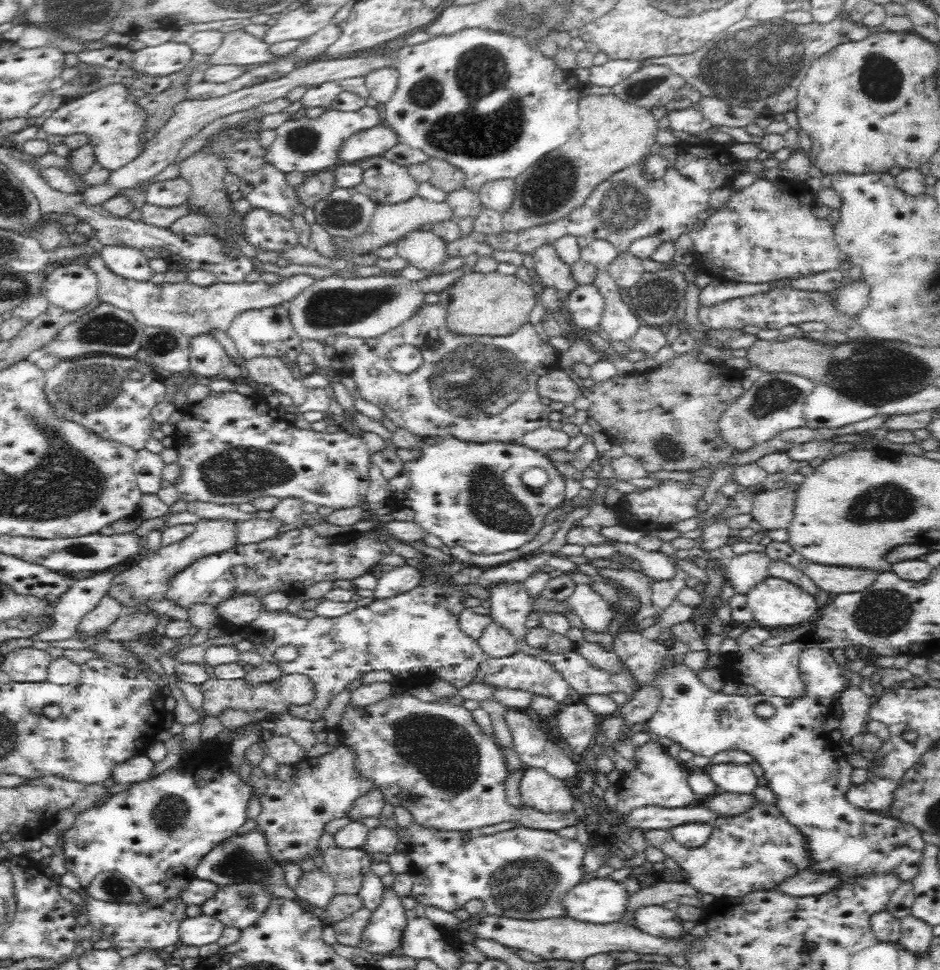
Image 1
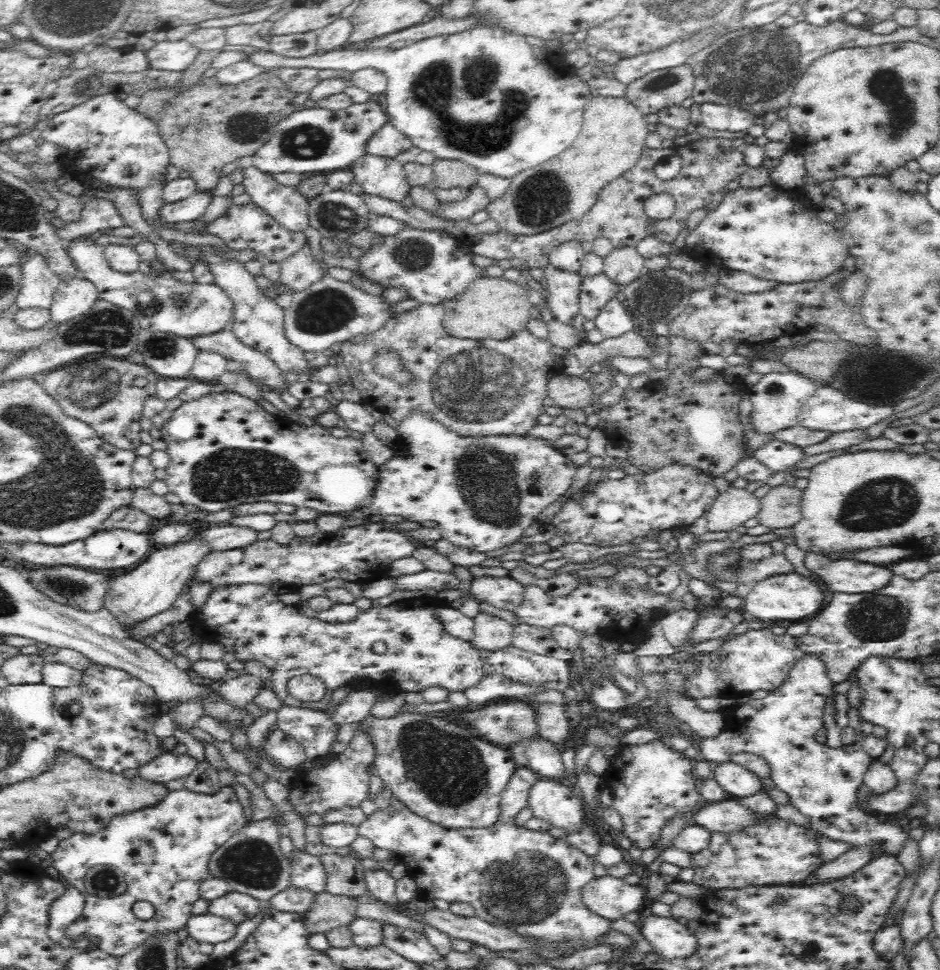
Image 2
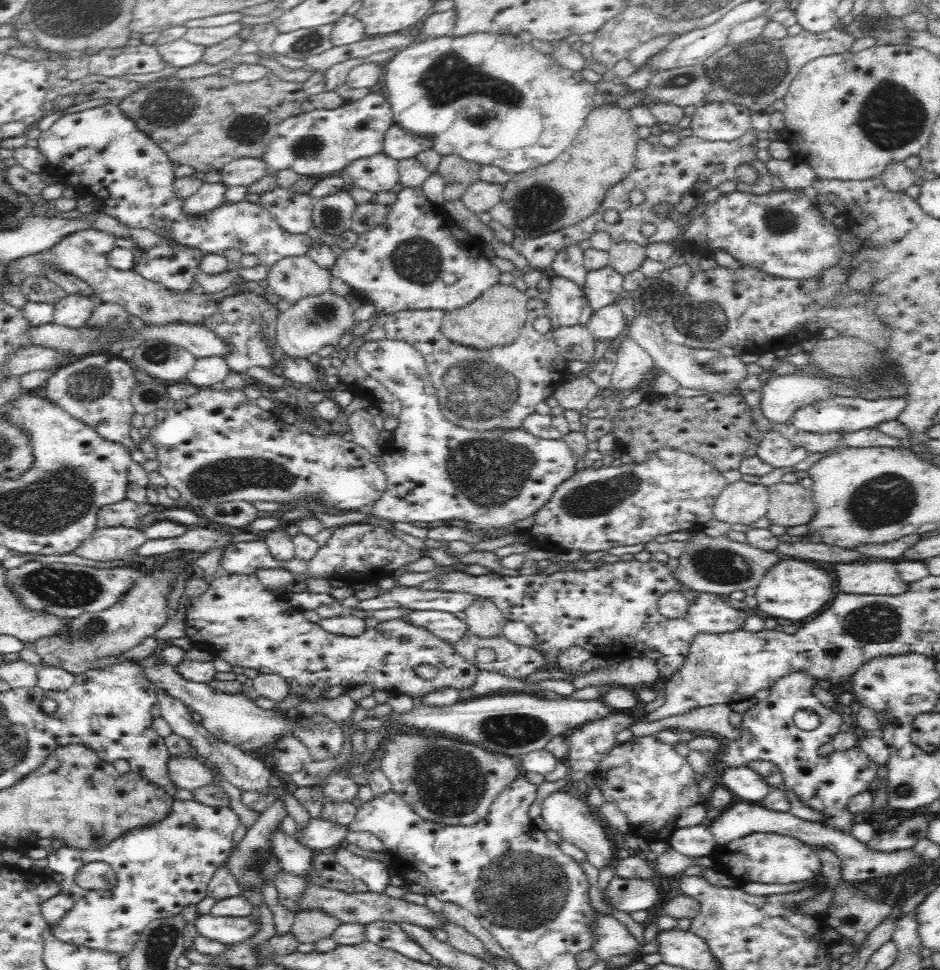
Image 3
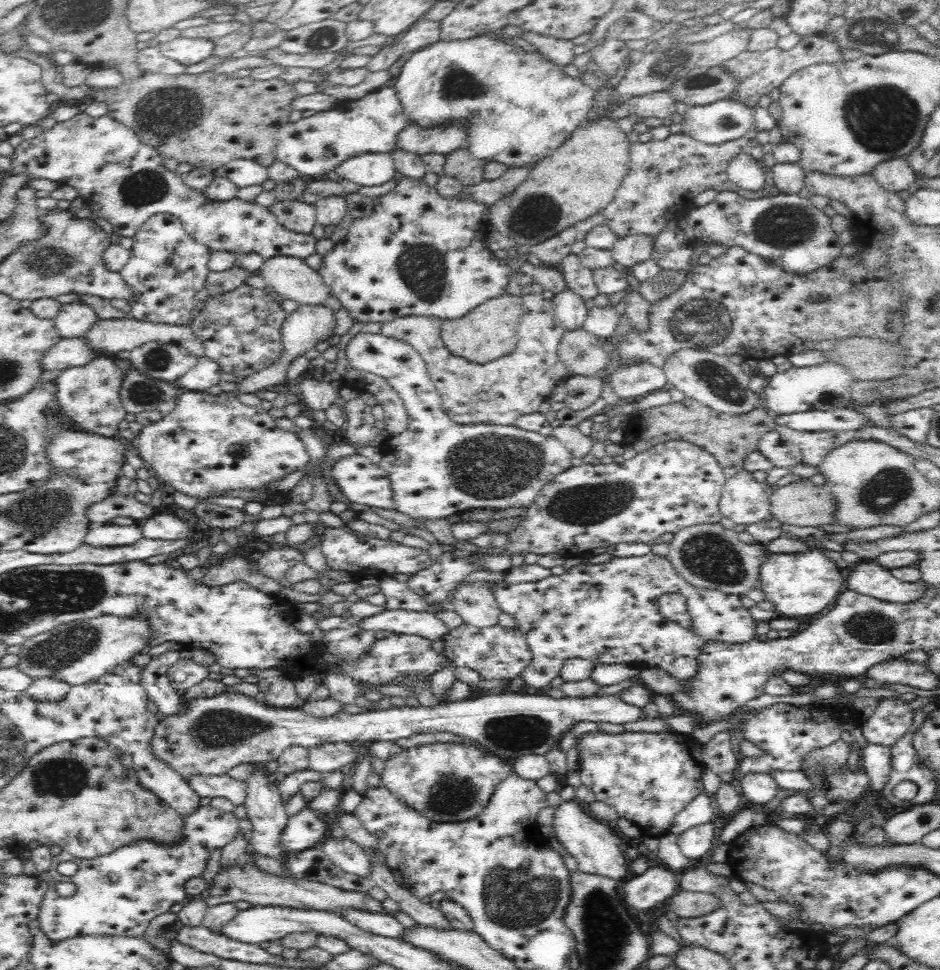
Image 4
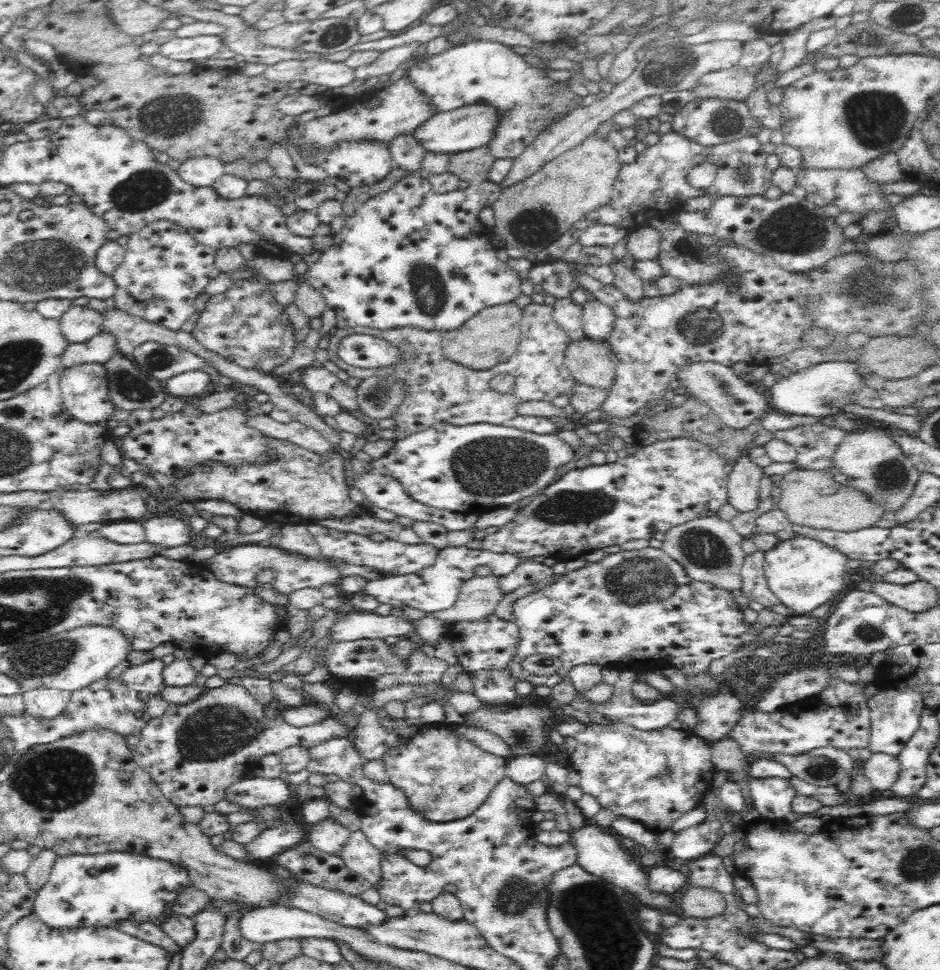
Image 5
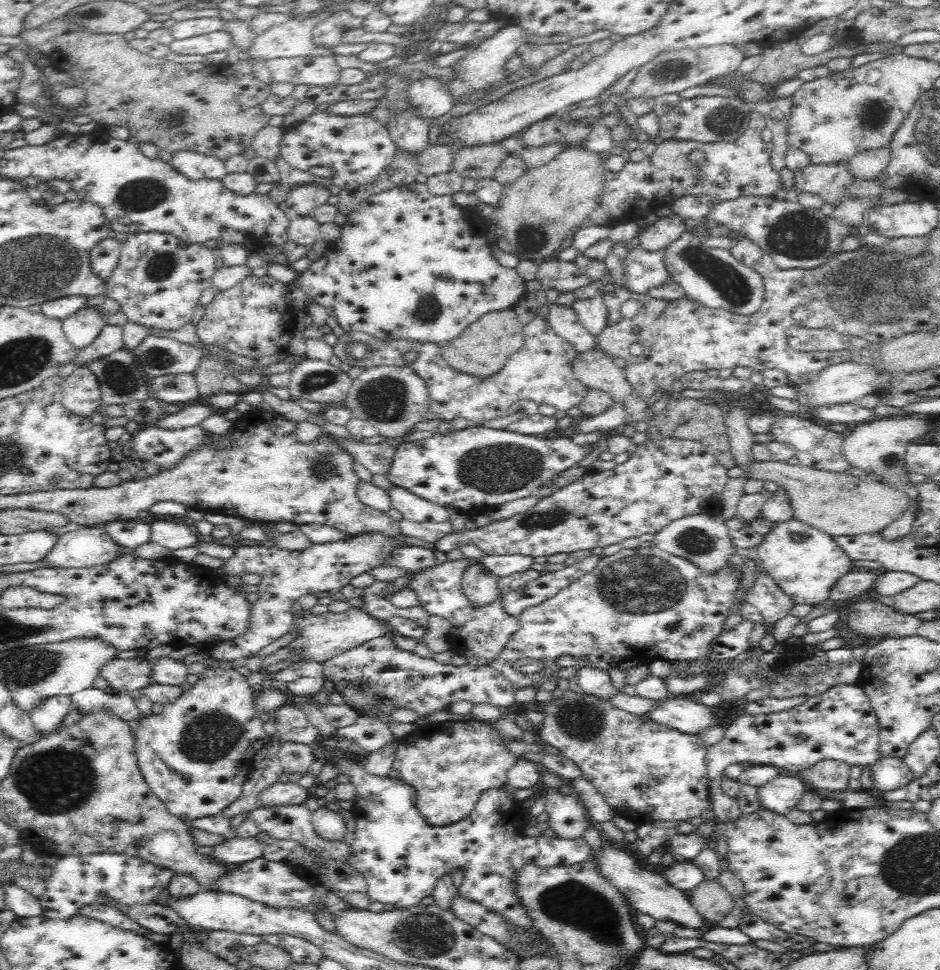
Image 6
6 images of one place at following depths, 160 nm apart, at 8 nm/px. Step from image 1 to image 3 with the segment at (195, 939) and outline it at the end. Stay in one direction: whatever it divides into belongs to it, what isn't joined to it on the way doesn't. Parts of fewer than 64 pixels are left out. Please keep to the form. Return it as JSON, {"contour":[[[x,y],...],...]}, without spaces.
{"contour":[[[200,915],[194,924],[202,936],[222,944],[240,944],[260,930],[260,922],[252,920],[250,915],[244,917]]]}

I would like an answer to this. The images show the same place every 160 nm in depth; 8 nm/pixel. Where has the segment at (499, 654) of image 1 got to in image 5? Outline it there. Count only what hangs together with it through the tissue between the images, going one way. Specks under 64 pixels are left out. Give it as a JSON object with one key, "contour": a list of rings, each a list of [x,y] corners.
{"contour":[[[474,575],[466,580],[461,586],[455,605],[449,609],[432,612],[434,618],[439,618],[445,622],[455,623],[458,621],[474,621],[478,618],[484,618],[488,614],[495,612],[496,605],[504,596],[505,586],[500,583],[500,578],[496,575],[478,577]]]}

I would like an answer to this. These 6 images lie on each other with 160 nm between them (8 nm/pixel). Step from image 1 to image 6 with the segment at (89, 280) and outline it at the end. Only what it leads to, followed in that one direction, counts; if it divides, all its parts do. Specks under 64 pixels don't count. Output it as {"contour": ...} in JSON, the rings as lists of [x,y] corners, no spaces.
{"contour":[[[84,308],[62,321],[63,332],[68,342],[77,350],[92,344],[107,326],[101,310]]]}

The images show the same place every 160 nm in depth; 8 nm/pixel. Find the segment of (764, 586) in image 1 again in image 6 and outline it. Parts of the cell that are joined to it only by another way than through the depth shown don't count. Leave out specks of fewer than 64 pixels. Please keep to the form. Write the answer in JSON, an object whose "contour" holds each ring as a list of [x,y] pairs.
{"contour":[[[795,518],[776,522],[755,549],[764,570],[795,604],[815,605],[828,599],[828,592],[836,579],[853,568],[853,560],[832,536]]]}

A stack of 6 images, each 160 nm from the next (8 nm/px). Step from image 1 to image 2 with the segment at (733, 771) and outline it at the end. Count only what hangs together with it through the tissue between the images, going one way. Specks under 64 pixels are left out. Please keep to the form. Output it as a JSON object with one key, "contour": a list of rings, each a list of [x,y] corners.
{"contour":[[[731,761],[716,766],[715,779],[726,794],[735,797],[735,800],[758,794],[765,787],[756,774]]]}

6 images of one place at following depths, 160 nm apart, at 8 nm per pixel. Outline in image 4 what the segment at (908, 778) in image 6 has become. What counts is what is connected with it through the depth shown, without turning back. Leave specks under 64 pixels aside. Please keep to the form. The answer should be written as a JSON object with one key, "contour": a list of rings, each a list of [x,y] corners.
{"contour":[[[868,744],[860,750],[861,769],[866,772],[871,783],[871,789],[882,792],[886,788],[889,774],[892,772],[892,752],[884,746]]]}

